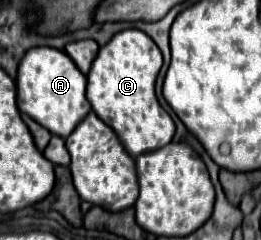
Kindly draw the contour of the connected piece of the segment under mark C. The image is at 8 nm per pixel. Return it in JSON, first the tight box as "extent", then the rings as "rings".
{"extent":[87,29,175,157],"rings":[[[125,29],[103,45],[87,75],[87,99],[97,113],[121,139],[125,151],[137,157],[165,147],[175,133],[175,123],[155,97],[155,79],[163,65],[159,47],[137,29]]]}

